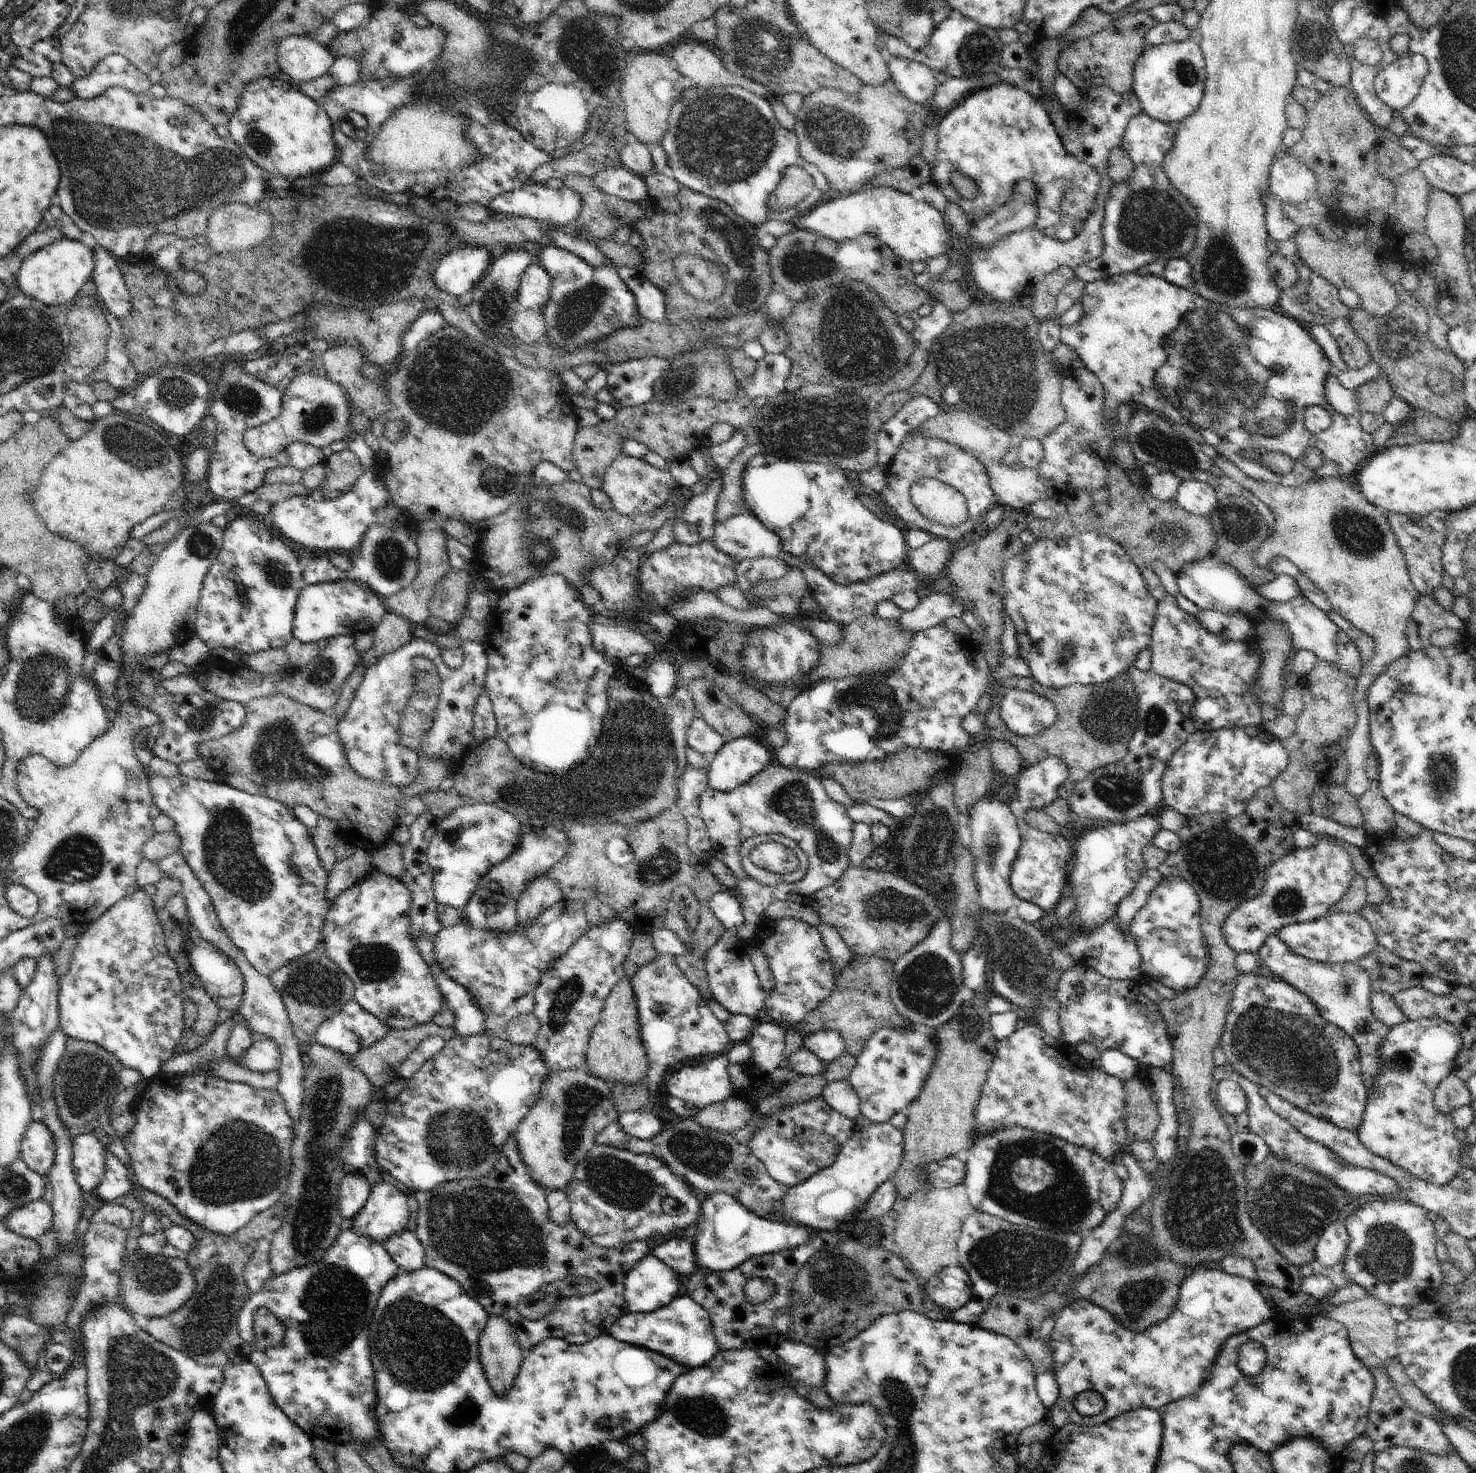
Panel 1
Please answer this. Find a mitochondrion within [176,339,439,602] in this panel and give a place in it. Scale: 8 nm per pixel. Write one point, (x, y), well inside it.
(391, 560)

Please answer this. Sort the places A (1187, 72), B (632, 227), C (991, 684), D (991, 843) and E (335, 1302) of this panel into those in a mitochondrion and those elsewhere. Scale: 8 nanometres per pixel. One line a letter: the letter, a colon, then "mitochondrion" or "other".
A: mitochondrion
B: other
C: other
D: mitochondrion
E: mitochondrion

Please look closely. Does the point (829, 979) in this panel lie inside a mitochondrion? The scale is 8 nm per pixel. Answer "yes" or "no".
no

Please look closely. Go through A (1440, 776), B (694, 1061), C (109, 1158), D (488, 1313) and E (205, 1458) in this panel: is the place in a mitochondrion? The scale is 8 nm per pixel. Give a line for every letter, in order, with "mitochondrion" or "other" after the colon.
A: mitochondrion
B: other
C: other
D: other
E: other

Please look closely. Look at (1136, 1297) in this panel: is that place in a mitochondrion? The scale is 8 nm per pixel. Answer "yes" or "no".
yes

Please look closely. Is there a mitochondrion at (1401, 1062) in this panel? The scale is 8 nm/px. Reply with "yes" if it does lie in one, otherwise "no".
yes

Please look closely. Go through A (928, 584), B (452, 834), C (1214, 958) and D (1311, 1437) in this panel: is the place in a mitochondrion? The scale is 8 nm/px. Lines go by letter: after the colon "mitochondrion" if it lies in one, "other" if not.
A: other
B: mitochondrion
C: other
D: other

